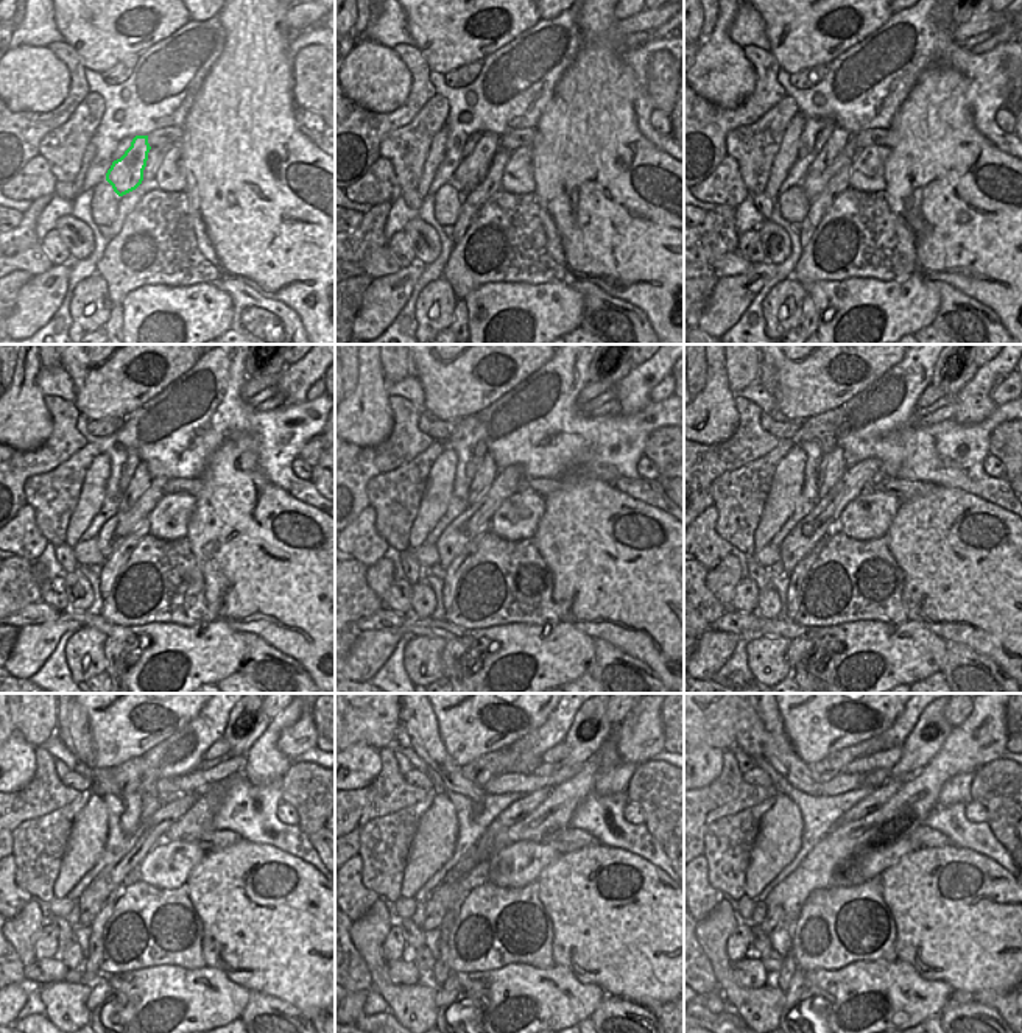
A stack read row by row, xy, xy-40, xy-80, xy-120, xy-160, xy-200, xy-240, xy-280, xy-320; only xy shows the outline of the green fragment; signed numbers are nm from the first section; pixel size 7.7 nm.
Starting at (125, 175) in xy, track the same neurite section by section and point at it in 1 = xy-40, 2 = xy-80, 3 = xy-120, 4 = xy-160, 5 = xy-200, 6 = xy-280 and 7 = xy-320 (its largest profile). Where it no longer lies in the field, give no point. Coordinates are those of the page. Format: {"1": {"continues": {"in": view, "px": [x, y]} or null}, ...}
{"1": {"continues": {"in": "xy-40", "px": [474, 167]}}, "2": {"continues": {"in": "xy-80", "px": [838, 137]}}, "3": {"continues": {"in": "xy-120", "px": [139, 483]}}, "4": {"continues": {"in": "xy-160", "px": [486, 472]}}, "5": {"continues": {"in": "xy-200", "px": [832, 466]}}, "6": {"continues": {"in": "xy-280", "px": [421, 726]}}, "7": {"continues": {"in": "xy-320", "px": [779, 753]}}}

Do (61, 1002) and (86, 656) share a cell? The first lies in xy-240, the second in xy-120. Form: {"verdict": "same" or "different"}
{"verdict": "same"}

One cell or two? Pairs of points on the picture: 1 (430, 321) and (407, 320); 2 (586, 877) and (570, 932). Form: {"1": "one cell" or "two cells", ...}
{"1": "two cells", "2": "one cell"}

